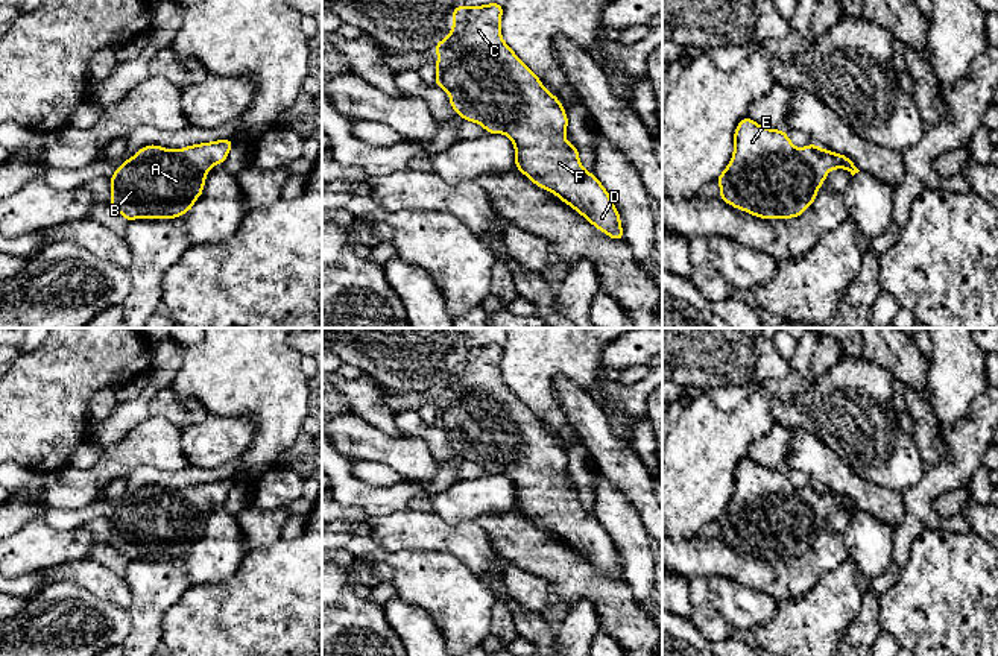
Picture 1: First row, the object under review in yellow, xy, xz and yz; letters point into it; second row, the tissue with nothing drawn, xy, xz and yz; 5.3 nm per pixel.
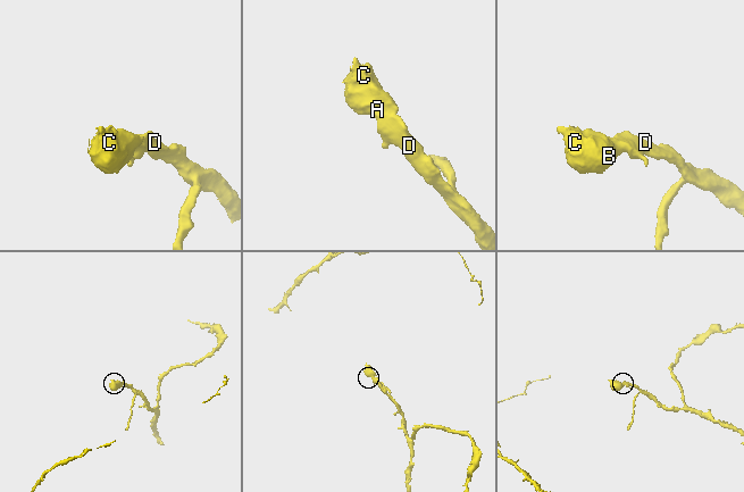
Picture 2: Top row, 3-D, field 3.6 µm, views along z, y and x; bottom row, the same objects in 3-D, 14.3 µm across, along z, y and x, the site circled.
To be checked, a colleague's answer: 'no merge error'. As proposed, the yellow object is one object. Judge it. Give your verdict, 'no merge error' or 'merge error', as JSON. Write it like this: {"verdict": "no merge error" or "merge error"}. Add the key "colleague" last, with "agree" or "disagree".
{"verdict": "no merge error", "colleague": "agree"}

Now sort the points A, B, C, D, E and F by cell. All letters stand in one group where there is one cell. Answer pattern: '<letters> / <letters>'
A B C D E F

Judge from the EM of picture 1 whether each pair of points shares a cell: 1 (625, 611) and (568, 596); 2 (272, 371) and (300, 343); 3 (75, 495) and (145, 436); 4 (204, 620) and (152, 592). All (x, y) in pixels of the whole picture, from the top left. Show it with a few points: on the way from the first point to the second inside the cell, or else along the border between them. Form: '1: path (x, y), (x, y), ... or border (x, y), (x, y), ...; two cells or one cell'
1: path (611, 600), (602, 591), (582, 591); one cell
2: border (286, 343), (303, 356); two cells
3: path (91, 482), (128, 453); one cell
4: border (205, 583), (189, 588), (164, 614), (161, 637); two cells

